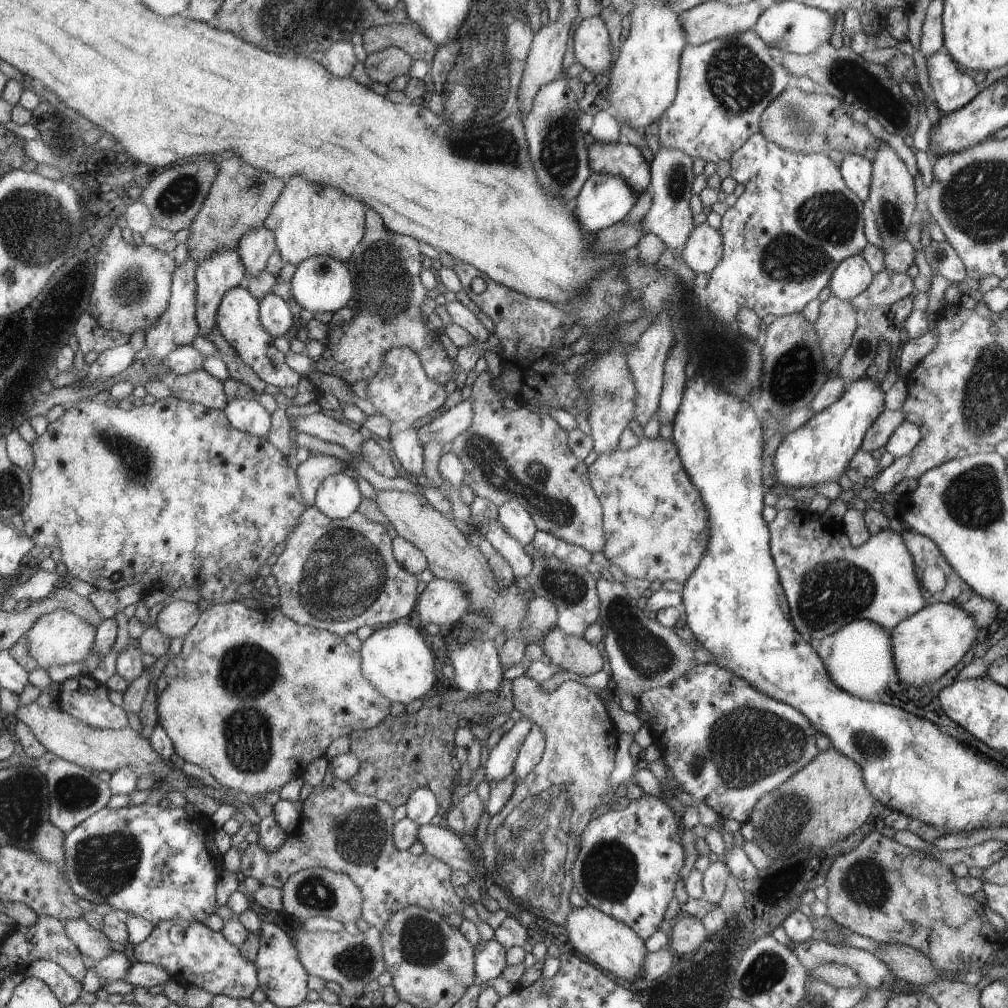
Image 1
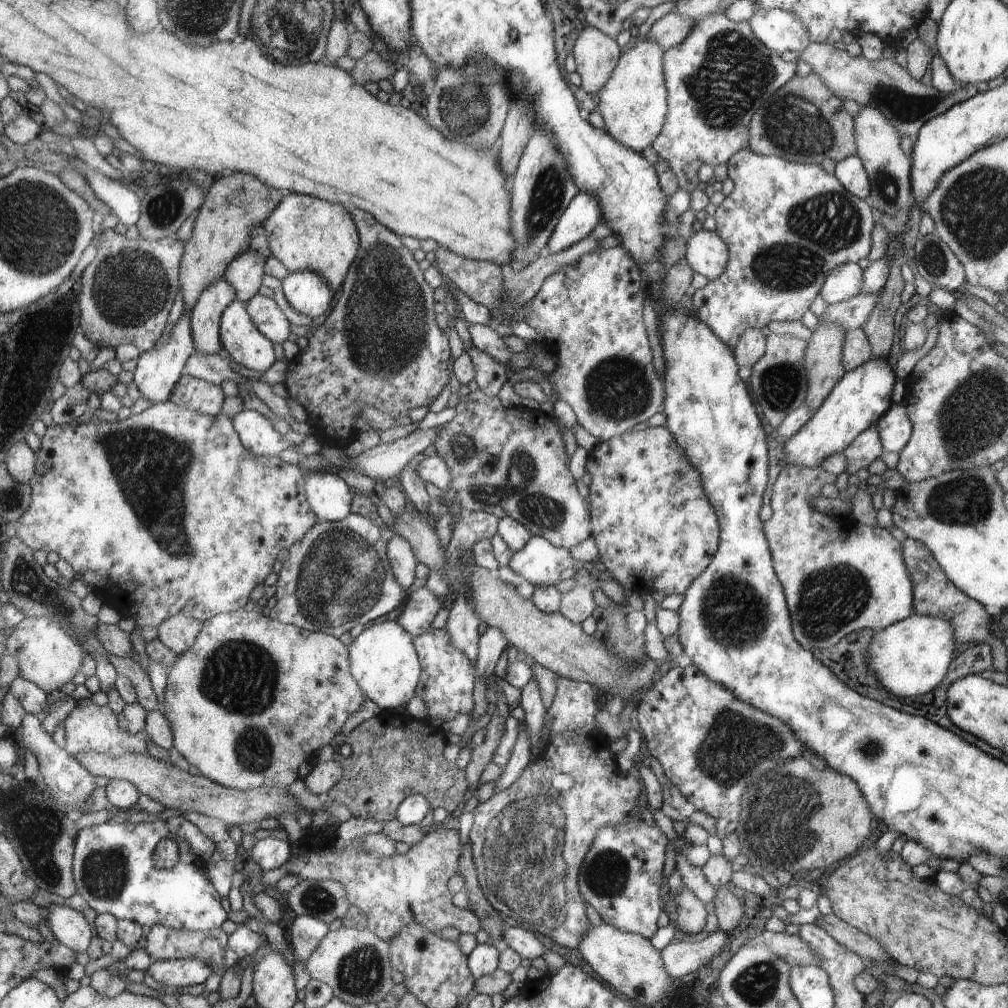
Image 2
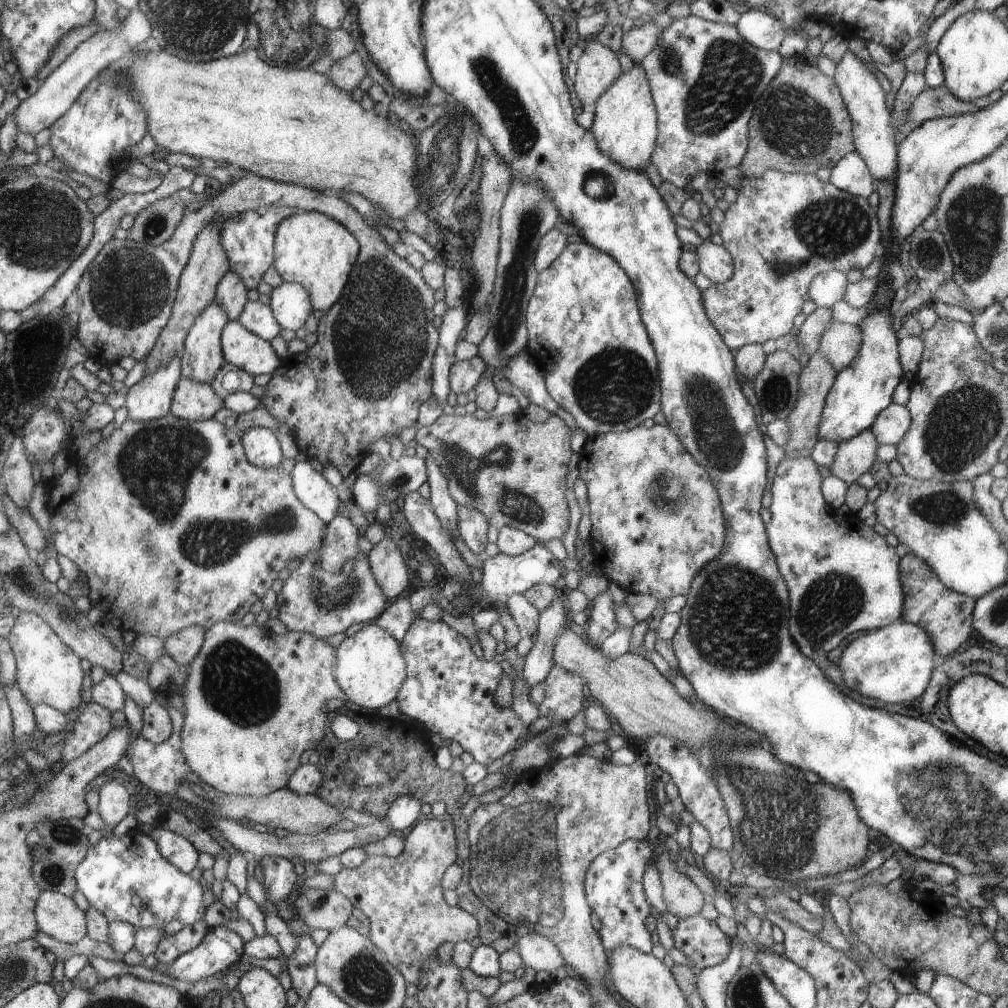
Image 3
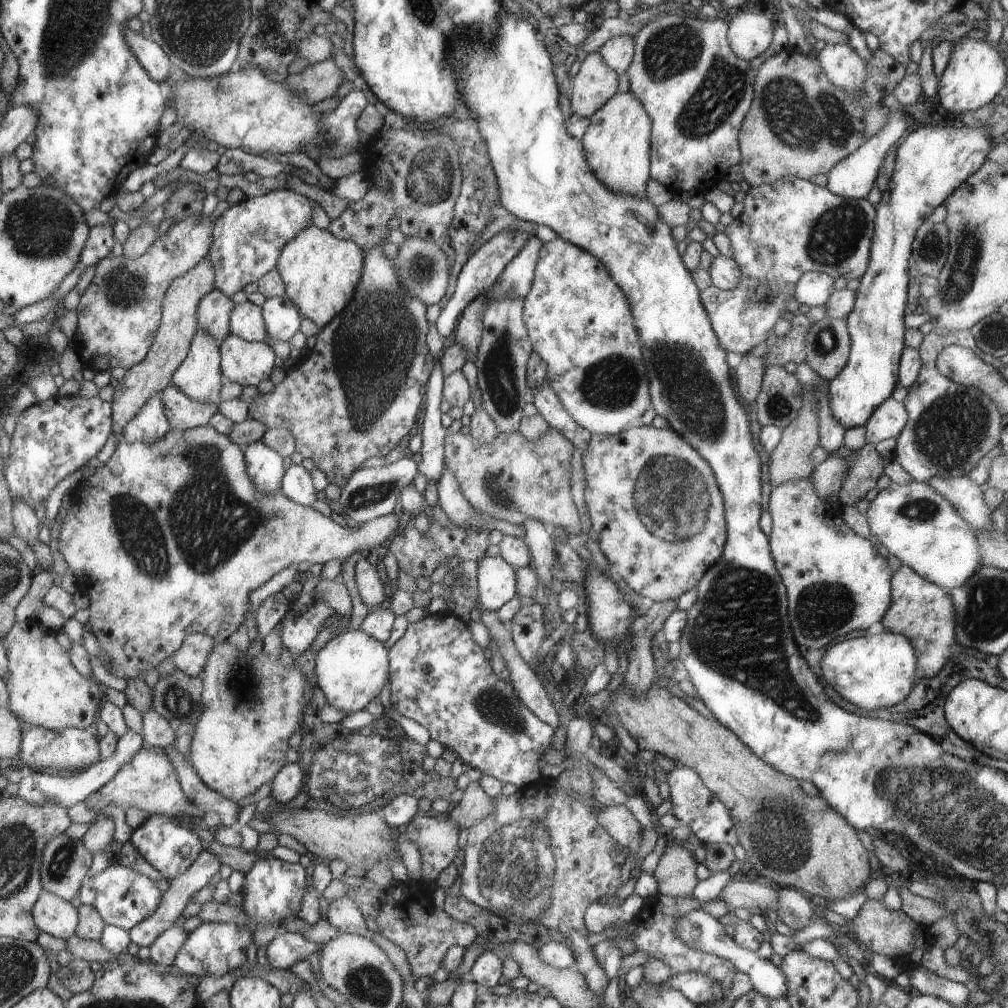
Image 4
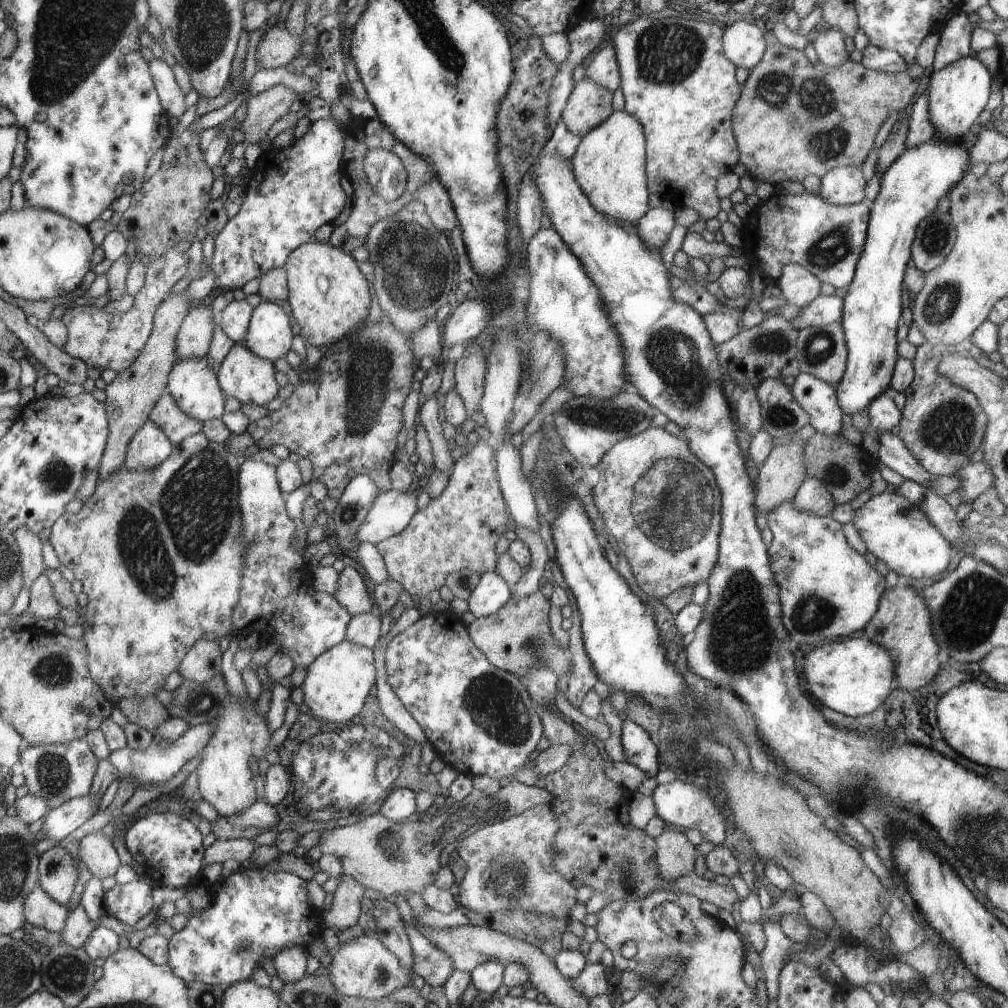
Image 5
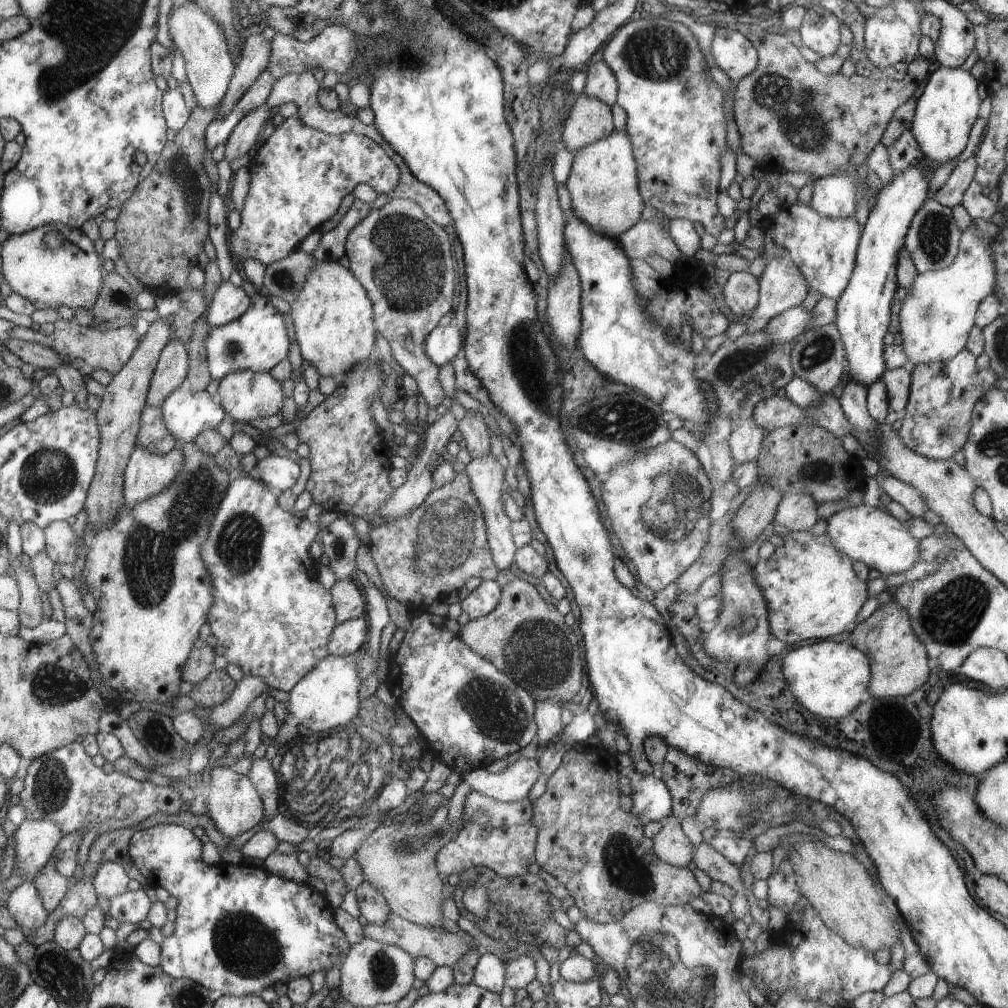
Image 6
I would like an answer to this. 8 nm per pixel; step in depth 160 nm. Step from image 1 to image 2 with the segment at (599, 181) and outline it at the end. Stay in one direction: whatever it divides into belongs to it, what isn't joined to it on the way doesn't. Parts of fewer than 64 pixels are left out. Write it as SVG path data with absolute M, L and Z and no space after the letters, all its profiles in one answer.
M578 192L556 223L547 247L550 252L559 253L576 244L602 222L599 202L588 193Z

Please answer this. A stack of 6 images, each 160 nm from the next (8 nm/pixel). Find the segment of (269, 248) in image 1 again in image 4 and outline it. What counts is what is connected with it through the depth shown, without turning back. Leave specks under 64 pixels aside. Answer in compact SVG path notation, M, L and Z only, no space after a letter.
M212 289L200 302L197 314L197 332L210 331L222 342L229 334L230 313L235 307L229 296Z

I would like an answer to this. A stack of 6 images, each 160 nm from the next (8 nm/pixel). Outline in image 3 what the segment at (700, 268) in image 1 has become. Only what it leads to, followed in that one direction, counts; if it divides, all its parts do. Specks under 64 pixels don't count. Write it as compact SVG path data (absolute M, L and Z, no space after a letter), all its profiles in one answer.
M708 240L696 251L699 258L699 270L715 283L722 284L733 275L732 255L723 247Z

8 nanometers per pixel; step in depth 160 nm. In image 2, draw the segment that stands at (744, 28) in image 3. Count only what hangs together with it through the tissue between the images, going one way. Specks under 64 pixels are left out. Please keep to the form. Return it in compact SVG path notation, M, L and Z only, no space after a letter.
M758 9L748 20L754 36L772 52L781 55L788 50L801 53L809 45L806 25L797 16L780 9Z

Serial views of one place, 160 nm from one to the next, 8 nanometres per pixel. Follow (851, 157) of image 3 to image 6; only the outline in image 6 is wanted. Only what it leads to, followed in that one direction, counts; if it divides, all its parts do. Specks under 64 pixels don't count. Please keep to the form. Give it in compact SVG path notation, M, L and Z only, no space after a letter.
M828 175L816 179L809 205L831 219L847 219L856 214L854 176Z

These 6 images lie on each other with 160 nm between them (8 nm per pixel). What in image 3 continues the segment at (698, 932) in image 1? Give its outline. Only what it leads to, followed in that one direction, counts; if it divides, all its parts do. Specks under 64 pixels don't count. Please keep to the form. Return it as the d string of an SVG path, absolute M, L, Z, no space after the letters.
M668 851L658 853L655 864L661 878L662 896L668 915L672 919L700 915L708 901L699 890L700 886L678 870Z

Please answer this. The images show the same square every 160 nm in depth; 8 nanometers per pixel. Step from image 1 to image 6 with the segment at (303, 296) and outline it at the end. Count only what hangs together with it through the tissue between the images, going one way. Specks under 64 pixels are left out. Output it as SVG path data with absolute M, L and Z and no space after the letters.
M260 293L259 296L264 297L264 304L262 300L257 301L256 295L248 312L241 314L228 325L211 328L211 334L206 337L204 343L211 380L220 382L232 371L269 372L274 365L280 364L280 360L286 360L288 332L284 316L266 300L267 293Z

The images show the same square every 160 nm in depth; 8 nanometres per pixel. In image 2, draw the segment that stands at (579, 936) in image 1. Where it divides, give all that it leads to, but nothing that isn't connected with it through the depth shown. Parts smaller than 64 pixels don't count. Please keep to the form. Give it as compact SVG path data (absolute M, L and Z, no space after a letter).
M608 923L597 927L591 925L589 933L582 938L578 950L603 982L608 982L610 988L614 986L618 995L626 994L626 998L647 1007L667 996L669 986L674 979L668 974L661 951L650 943L650 939L618 930Z

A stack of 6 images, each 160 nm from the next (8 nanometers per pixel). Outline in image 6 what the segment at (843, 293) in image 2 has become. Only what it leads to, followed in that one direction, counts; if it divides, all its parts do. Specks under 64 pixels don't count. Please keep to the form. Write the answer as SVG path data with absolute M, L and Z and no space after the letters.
M775 257L770 260L757 278L759 282L759 303L757 309L751 312L750 317L745 320L746 335L764 330L768 321L777 314L784 312L792 307L800 306L806 298L807 282L801 270L794 264L790 258Z

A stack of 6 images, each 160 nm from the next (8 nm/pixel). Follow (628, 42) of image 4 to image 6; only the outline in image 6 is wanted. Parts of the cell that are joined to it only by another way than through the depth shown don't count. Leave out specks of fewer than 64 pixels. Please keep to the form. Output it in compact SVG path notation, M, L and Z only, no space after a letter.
M598 61L588 67L587 81L581 93L612 106L617 102L618 89L617 78L610 66L604 61Z

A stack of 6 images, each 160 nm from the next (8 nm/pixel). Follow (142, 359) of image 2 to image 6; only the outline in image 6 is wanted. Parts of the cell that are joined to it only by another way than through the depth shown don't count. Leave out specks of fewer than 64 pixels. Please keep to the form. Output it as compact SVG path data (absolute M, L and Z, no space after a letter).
M136 446L125 468L124 505L135 507L164 492L181 471L184 458L178 446L163 455Z

